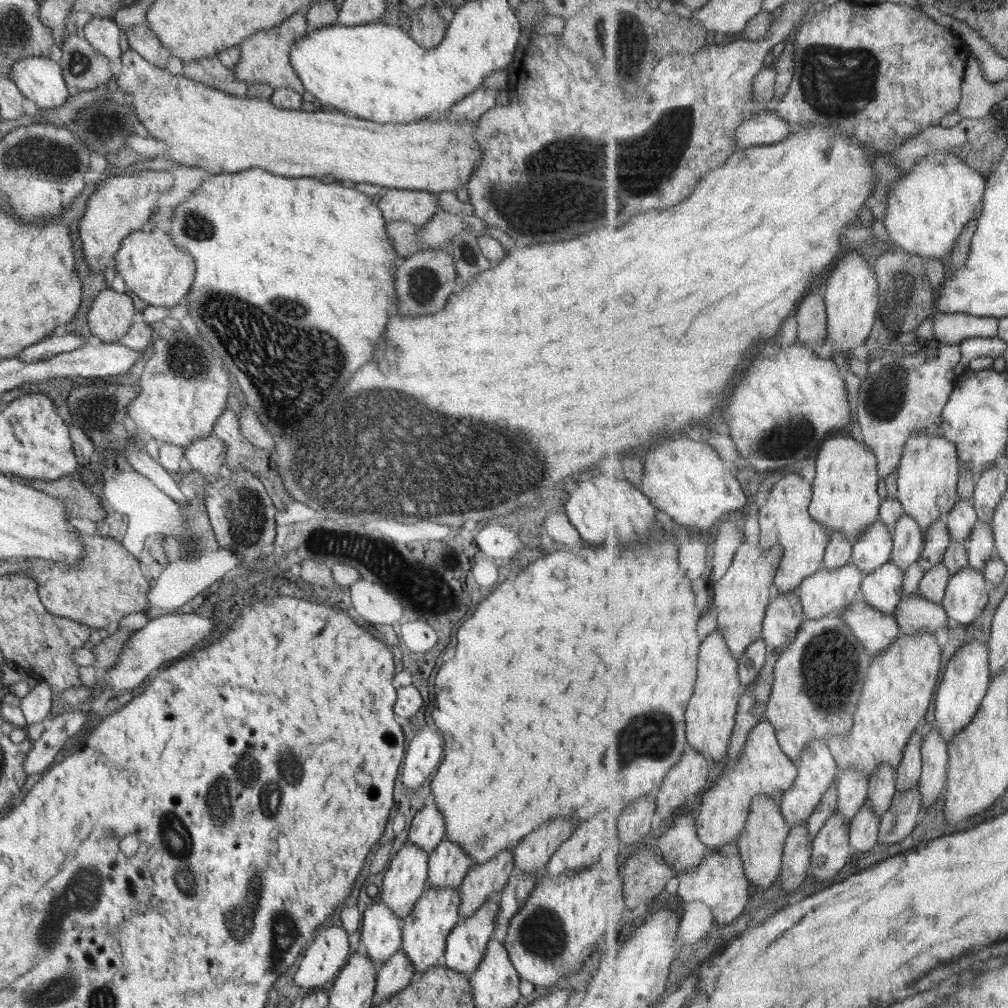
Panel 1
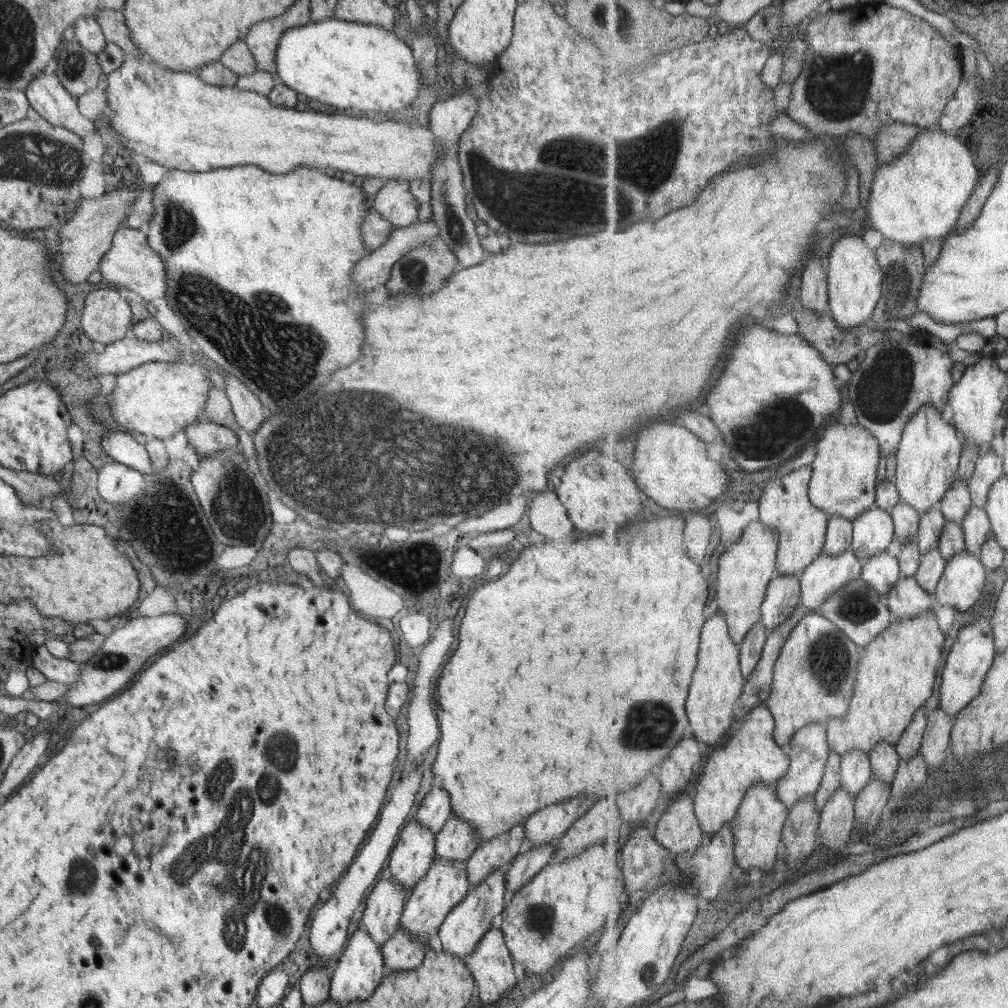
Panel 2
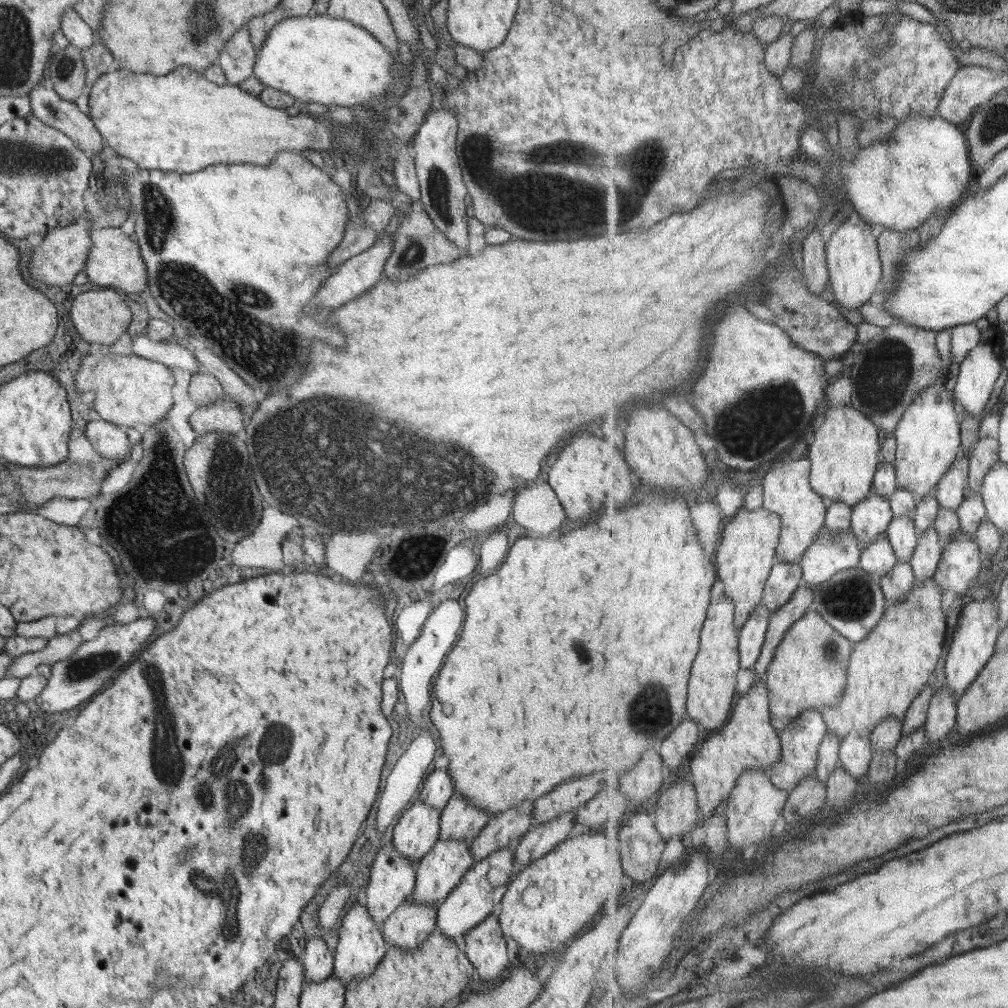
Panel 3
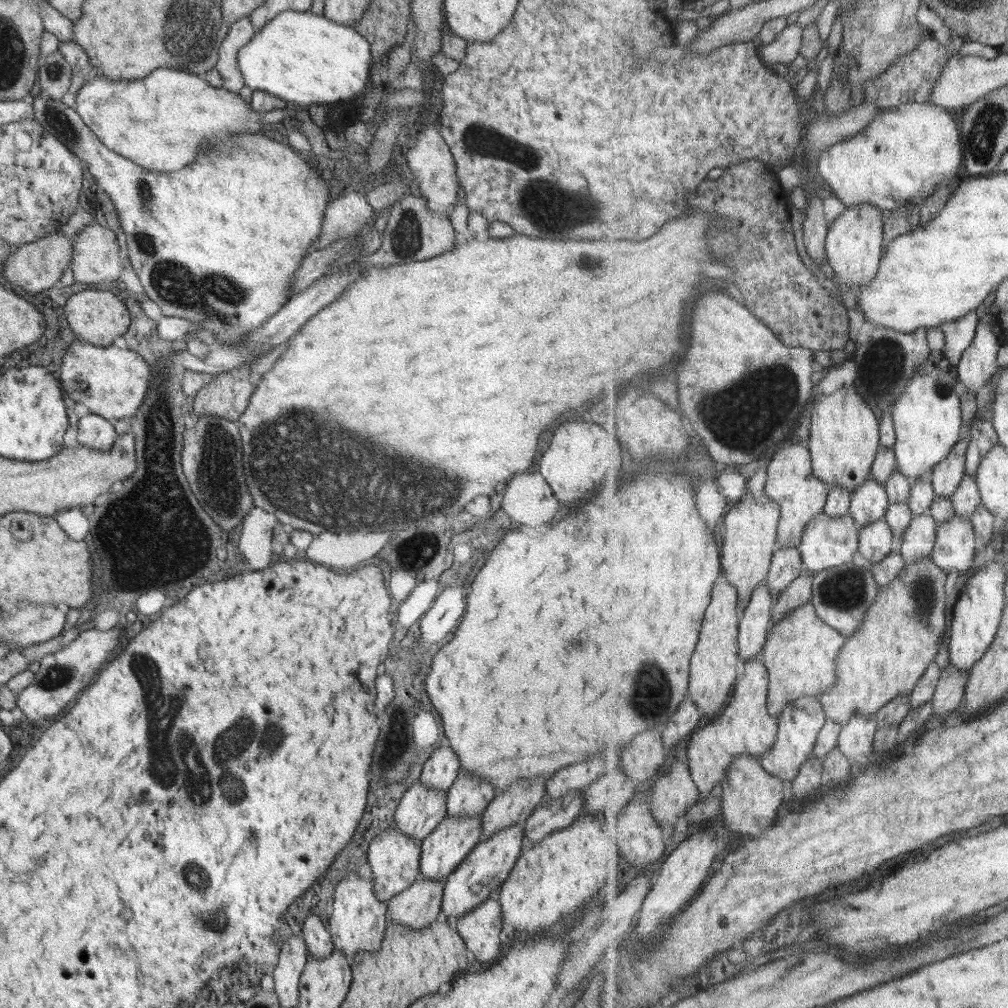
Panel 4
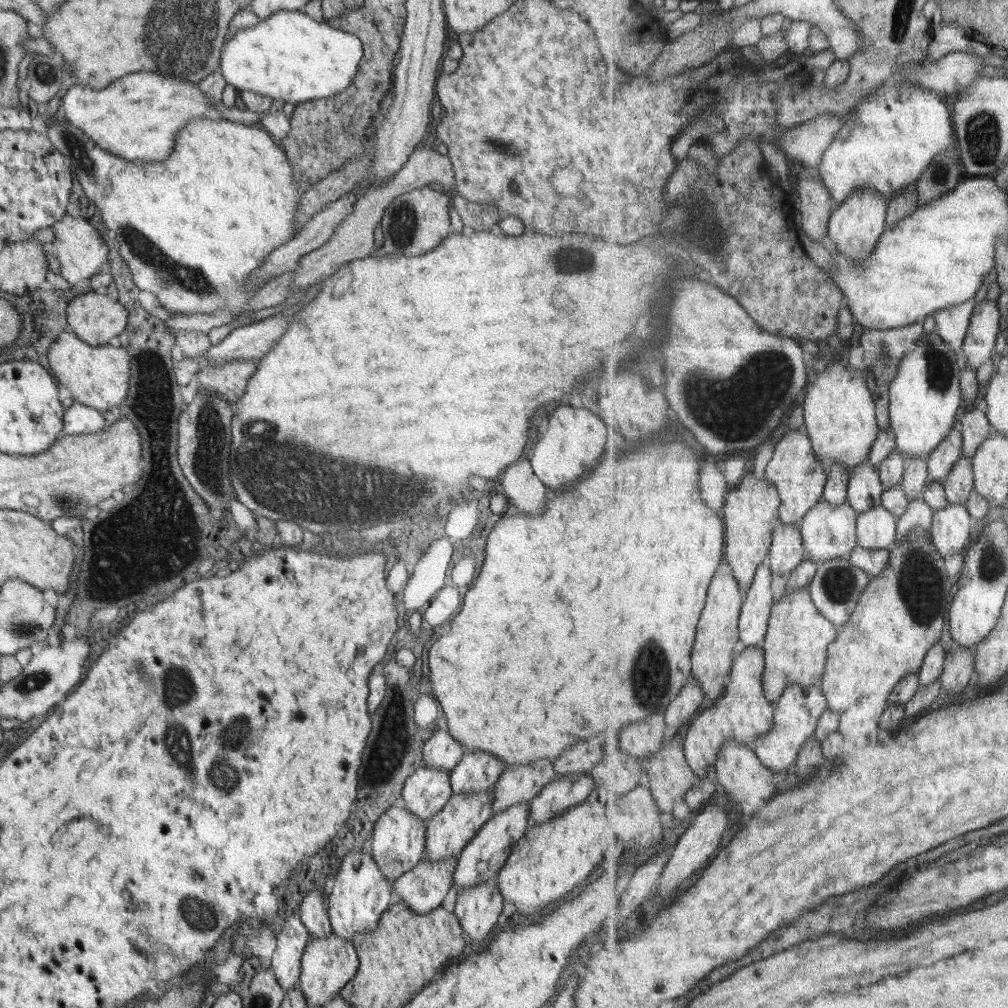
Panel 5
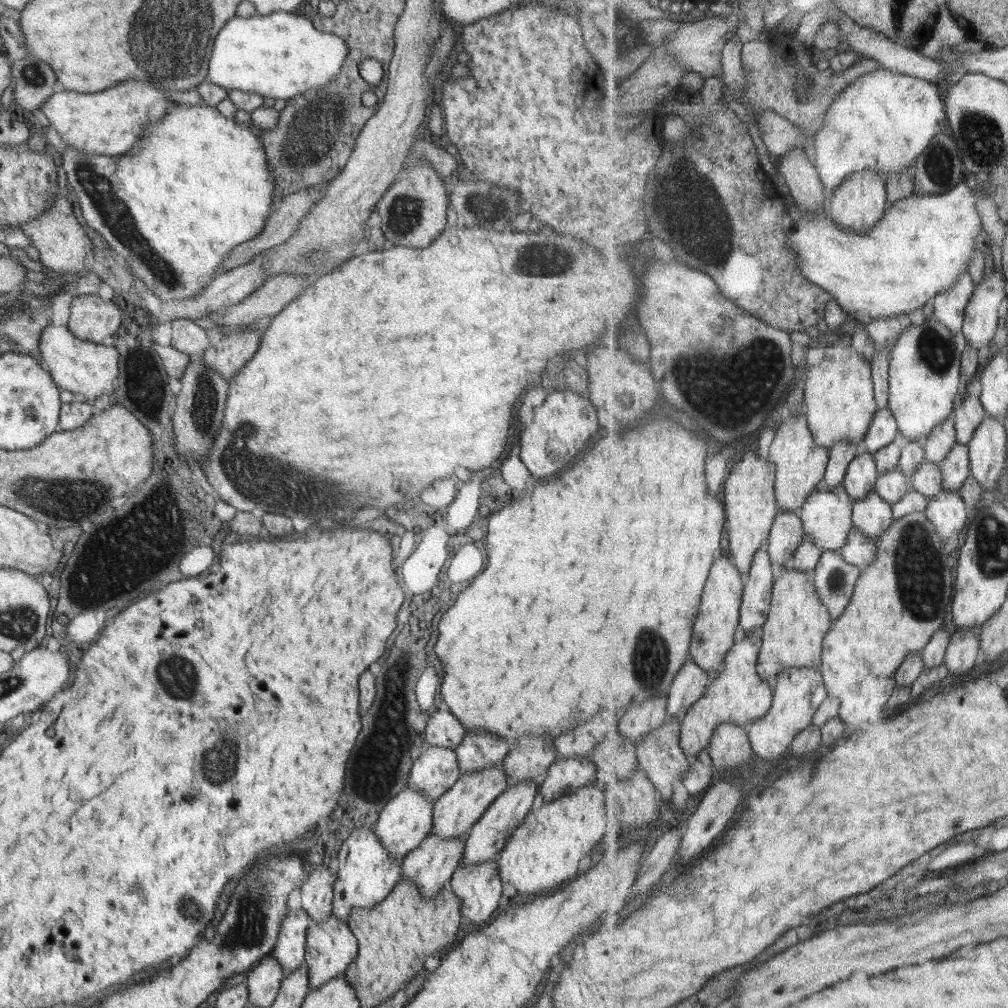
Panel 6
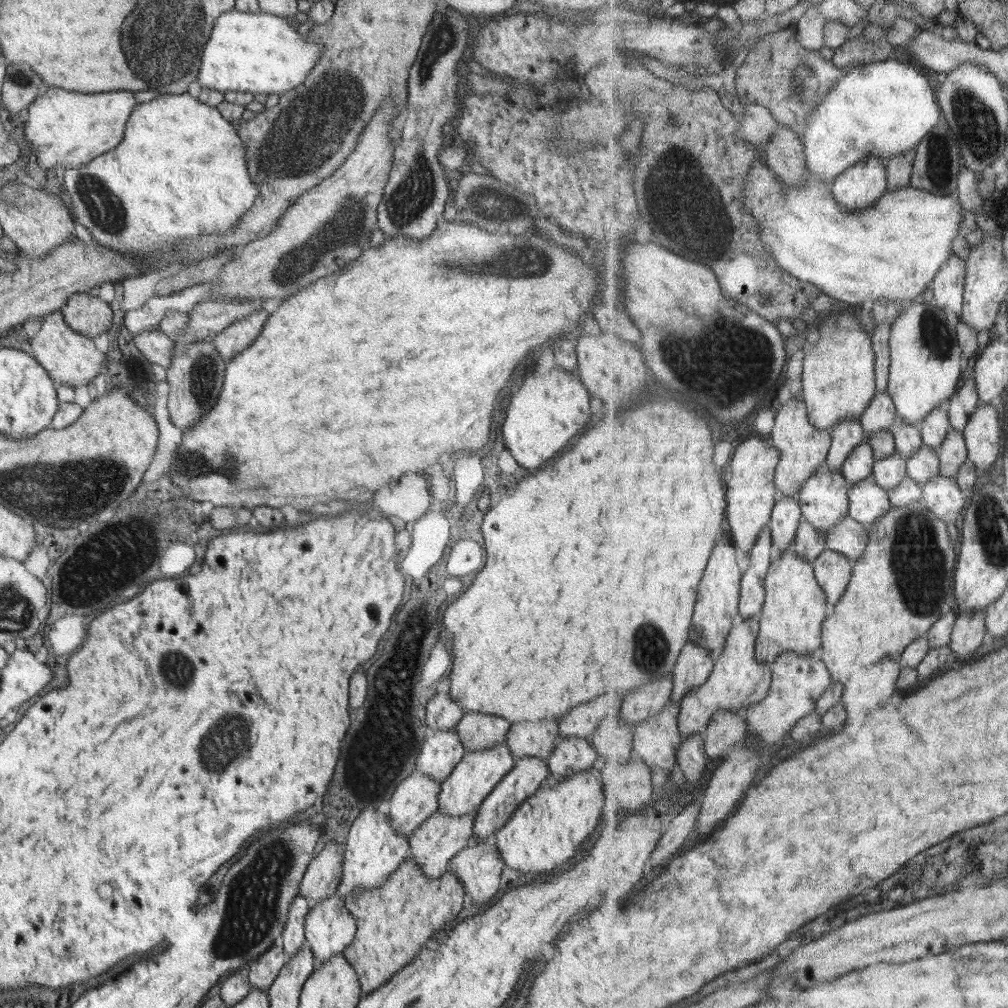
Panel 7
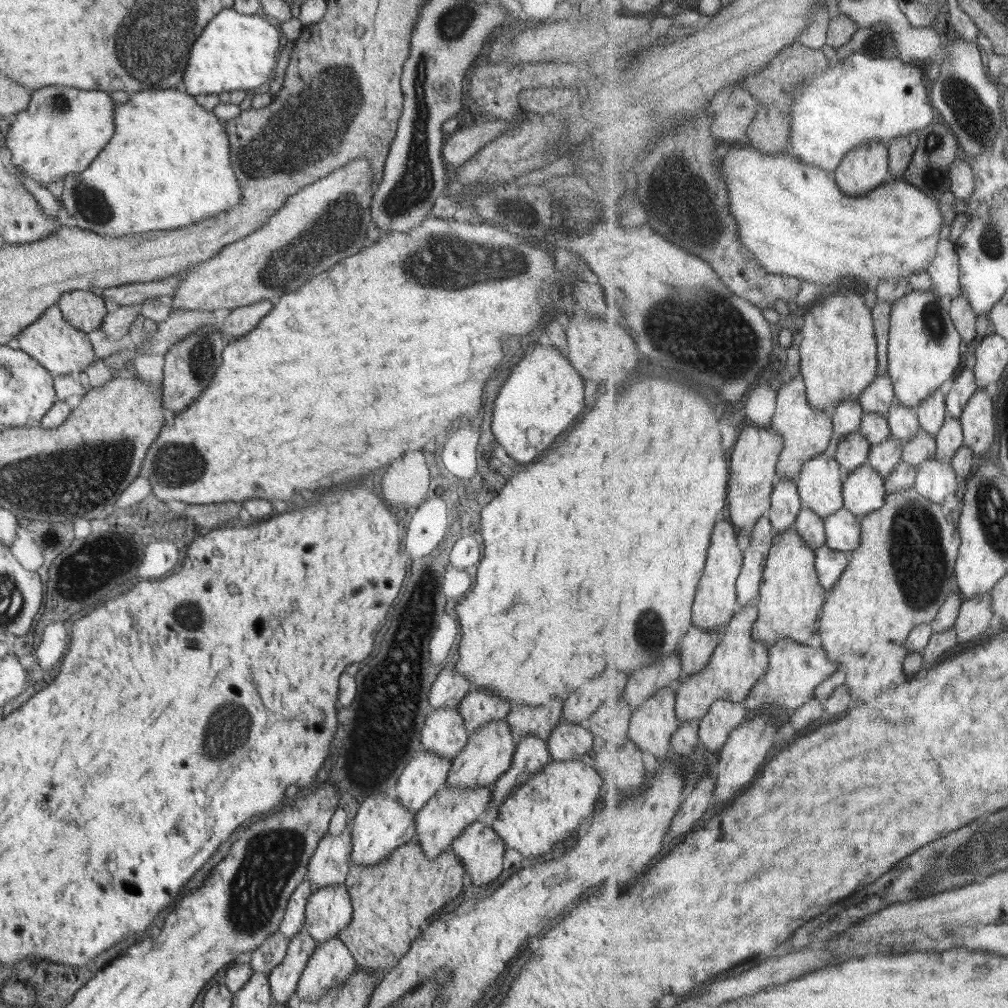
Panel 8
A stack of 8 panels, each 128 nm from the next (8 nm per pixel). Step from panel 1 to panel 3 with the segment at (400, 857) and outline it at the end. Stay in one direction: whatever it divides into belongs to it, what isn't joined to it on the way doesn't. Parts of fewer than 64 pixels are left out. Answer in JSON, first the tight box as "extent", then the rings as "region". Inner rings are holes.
{"extent":[392,799,441,863],"region":[[[418,799],[400,815],[392,828],[393,848],[416,863],[436,845],[441,812]]]}

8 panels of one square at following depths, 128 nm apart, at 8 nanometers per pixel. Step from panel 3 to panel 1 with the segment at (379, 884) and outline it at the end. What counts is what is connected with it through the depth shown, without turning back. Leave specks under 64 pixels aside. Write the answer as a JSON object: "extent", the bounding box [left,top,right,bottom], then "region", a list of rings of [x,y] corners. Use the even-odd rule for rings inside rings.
{"extent":[362,900,402,966],"region":[[[380,900],[364,911],[362,942],[378,966],[388,961],[401,948],[402,920]]]}

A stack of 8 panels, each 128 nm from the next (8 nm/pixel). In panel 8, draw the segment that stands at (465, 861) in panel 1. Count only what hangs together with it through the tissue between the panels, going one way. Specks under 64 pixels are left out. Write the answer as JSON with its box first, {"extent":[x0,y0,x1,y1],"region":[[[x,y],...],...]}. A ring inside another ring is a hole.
{"extent":[457,688,510,736],"region":[[[471,688],[469,693],[462,697],[457,709],[464,717],[466,731],[471,736],[478,727],[482,727],[486,723],[507,718],[510,703],[508,703],[508,699],[504,700],[492,691]]]}

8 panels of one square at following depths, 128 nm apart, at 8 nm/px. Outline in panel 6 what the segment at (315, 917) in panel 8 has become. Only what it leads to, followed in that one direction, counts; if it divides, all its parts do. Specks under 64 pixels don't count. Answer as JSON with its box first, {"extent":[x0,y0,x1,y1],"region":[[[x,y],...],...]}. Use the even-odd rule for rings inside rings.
{"extent":[303,912,357,991],"region":[[[332,912],[317,925],[312,923],[305,931],[303,940],[306,945],[304,965],[308,969],[310,991],[323,986],[324,983],[340,973],[345,973],[348,965],[357,956],[357,939],[349,928],[349,923],[340,921]]]}

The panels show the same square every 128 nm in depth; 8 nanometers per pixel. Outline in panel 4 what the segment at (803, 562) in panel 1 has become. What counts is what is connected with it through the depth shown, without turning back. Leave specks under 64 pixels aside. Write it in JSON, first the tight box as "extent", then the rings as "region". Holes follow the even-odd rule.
{"extent":[767,442,833,547],"region":[[[804,442],[786,445],[769,464],[767,493],[783,506],[779,538],[784,547],[799,547],[804,542],[804,531],[826,512],[833,487],[816,475],[815,468],[813,452]]]}

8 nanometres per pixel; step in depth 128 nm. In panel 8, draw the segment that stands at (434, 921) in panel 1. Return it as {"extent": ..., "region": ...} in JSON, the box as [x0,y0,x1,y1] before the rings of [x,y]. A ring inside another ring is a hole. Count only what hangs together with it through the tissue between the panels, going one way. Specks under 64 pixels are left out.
{"extent":[445,718,517,789],"region":[[[506,718],[490,721],[469,736],[464,748],[451,761],[445,786],[460,787],[462,789],[478,789],[488,787],[496,782],[510,767],[516,750],[517,739],[513,735]]]}

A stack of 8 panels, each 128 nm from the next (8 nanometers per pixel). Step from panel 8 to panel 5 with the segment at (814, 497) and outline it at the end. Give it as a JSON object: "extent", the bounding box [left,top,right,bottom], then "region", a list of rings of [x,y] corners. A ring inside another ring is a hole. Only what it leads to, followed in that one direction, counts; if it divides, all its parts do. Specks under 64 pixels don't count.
{"extent":[798,499,861,562],"region":[[[825,499],[816,505],[816,508],[809,512],[802,522],[798,523],[804,533],[804,540],[810,548],[811,558],[826,562],[838,559],[844,554],[852,556],[854,549],[861,545],[859,539],[861,514],[850,502],[836,505]]]}

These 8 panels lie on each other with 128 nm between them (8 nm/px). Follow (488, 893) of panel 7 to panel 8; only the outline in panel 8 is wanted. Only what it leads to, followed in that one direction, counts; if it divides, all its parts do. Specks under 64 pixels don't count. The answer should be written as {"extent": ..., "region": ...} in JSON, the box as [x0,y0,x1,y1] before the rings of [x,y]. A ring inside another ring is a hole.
{"extent":[452,822,504,885],"region":[[[482,822],[468,825],[452,843],[452,849],[474,885],[489,885],[502,872],[504,841],[496,831]]]}

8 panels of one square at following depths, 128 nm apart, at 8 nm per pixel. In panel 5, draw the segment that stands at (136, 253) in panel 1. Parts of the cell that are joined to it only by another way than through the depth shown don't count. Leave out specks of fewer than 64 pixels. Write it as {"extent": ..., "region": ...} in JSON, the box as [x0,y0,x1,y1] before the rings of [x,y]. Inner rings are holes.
{"extent":[52,215,108,286],"region":[[[64,215],[60,221],[52,225],[54,228],[54,241],[52,246],[56,250],[56,258],[60,262],[60,274],[70,284],[75,286],[83,285],[93,274],[99,272],[99,268],[107,262],[108,248],[106,242],[100,236],[98,230],[82,217]]]}

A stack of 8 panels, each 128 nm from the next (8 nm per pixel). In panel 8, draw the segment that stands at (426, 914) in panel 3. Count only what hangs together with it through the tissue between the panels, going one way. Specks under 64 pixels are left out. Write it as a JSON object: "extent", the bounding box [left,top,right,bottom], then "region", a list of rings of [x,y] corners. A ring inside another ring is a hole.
{"extent":[416,786,492,859],"region":[[[444,786],[428,800],[424,808],[418,810],[416,816],[416,835],[422,851],[428,859],[434,859],[436,855],[452,847],[452,843],[462,834],[462,831],[476,822],[476,818],[484,812],[491,801],[492,786],[478,787],[478,789],[462,789]]]}

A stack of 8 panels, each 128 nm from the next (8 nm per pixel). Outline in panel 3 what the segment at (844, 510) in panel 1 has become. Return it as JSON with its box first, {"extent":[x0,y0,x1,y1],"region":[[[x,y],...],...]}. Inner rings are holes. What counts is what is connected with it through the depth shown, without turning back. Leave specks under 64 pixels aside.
{"extent":[809,405,882,505],"region":[[[852,405],[832,406],[827,418],[815,432],[809,458],[813,461],[811,482],[818,493],[832,499],[859,505],[876,494],[878,464],[882,458],[882,427],[860,409]]]}

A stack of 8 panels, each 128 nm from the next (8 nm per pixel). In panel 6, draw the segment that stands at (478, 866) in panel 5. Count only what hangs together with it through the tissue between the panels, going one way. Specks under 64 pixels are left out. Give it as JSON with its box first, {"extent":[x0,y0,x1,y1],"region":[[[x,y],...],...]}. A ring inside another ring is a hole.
{"extent":[461,779,539,866],"region":[[[524,779],[516,785],[510,785],[507,789],[496,798],[488,809],[484,811],[482,817],[474,823],[470,829],[470,834],[465,841],[465,848],[463,858],[461,859],[462,865],[474,866],[474,863],[482,863],[488,859],[498,857],[500,851],[504,849],[506,841],[510,838],[512,831],[522,824],[524,817],[528,815],[528,811],[532,809],[534,804],[537,803],[539,797],[539,786],[534,779]]]}

